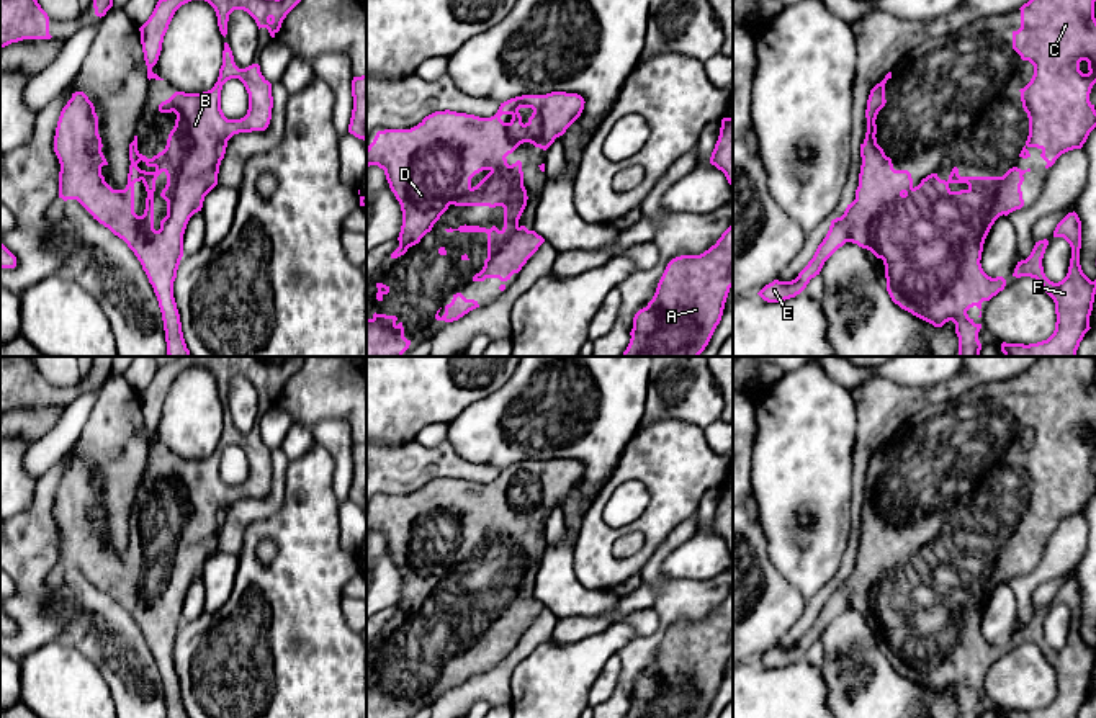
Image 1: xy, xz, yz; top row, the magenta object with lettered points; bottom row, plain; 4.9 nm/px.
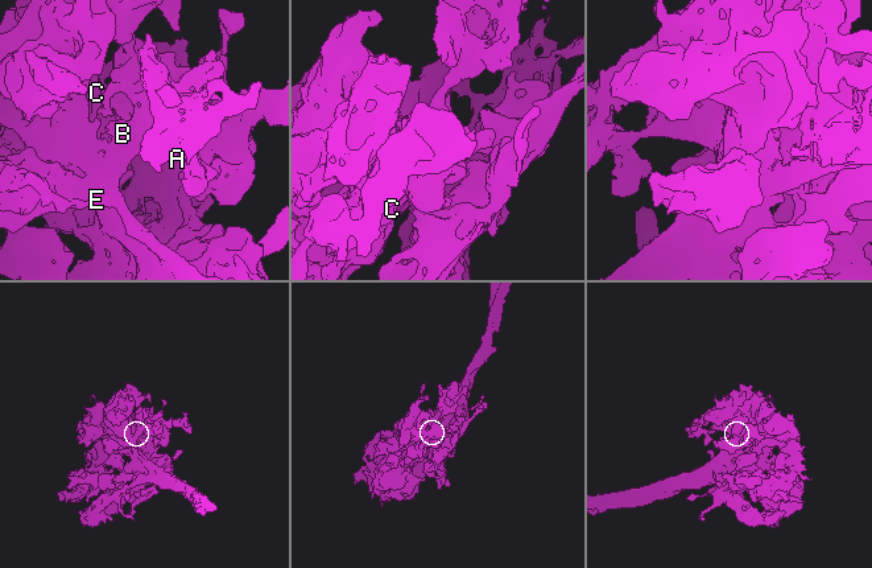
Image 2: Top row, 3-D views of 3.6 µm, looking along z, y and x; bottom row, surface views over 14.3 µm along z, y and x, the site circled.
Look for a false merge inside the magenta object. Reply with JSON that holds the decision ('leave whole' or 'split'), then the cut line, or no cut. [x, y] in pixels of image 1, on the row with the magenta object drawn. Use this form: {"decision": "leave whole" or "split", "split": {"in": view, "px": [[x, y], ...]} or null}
{"decision": "leave whole", "split": null}

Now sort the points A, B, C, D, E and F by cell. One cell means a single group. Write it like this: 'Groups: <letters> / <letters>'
Groups: A B C D E F

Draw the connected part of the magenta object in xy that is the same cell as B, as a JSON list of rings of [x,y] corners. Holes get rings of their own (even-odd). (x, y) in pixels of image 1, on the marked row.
[[[224,43],[222,65],[211,90],[175,92],[159,105],[160,113],[177,114],[165,149],[147,159],[137,150],[134,136],[124,190],[113,190],[101,175],[101,167],[108,162],[101,152],[98,116],[88,96],[83,92],[72,93],[61,111],[54,136],[54,152],[61,164],[59,198],[77,200],[93,219],[134,252],[159,301],[168,357],[191,357],[173,298],[186,224],[218,185],[227,141],[239,132],[265,131],[272,108],[272,83],[262,75],[260,65],[239,69],[229,44]],[[231,79],[239,79],[249,93],[249,110],[240,119],[227,119],[221,110],[221,90]],[[162,172],[167,175],[160,193],[167,201],[167,216],[155,231],[154,191]],[[136,182],[142,182],[147,191],[142,216],[134,213]]]

